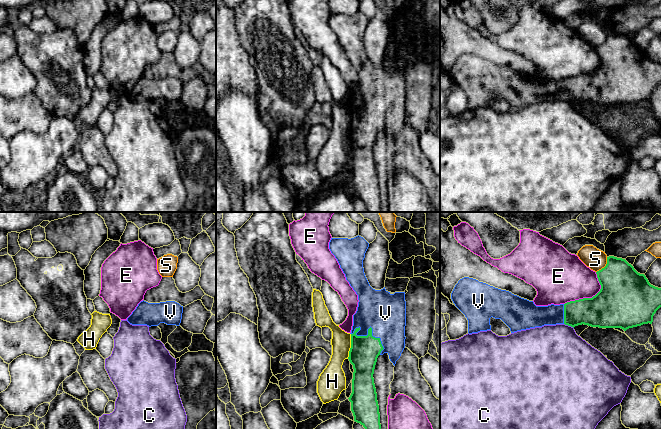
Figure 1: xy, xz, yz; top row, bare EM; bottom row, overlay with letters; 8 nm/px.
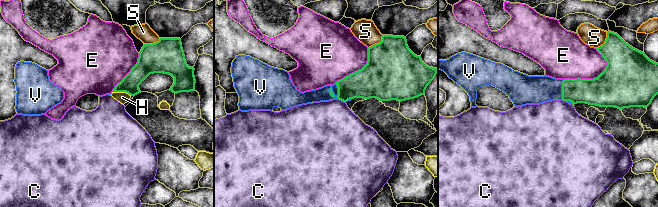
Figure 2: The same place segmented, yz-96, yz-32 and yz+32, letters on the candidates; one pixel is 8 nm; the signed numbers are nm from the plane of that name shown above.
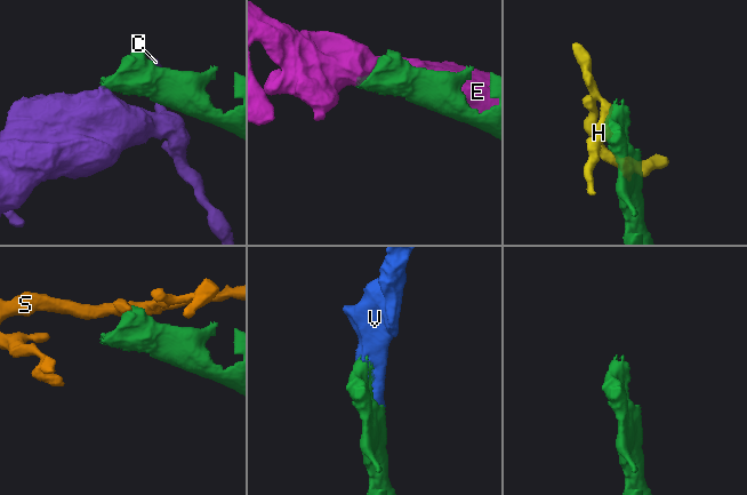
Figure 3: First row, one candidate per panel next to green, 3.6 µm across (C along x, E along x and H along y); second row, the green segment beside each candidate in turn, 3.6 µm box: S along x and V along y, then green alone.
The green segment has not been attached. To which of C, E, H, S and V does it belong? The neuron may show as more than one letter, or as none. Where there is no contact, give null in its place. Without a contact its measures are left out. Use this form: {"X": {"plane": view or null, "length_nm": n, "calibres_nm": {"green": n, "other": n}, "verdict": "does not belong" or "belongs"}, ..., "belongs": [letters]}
{"C": {"plane": "yz", "length_nm": 90, "calibres_nm": {"green": 240, "other": 460}, "verdict": "does not belong"}, "E": {"plane": "yz", "length_nm": 380, "calibres_nm": {"green": 400, "other": 380}, "verdict": "does not belong"}, "H": {"plane": "xz", "length_nm": 200, "calibres_nm": {"green": 240, "other": 160}, "verdict": "does not belong"}, "S": {"plane": "yz", "length_nm": 160, "calibres_nm": {"green": 380, "other": 170}, "verdict": "does not belong"}, "V": {"plane": "xz", "length_nm": 300, "calibres_nm": {"green": 240, "other": 320}, "verdict": "belongs"}, "belongs": ["V"]}

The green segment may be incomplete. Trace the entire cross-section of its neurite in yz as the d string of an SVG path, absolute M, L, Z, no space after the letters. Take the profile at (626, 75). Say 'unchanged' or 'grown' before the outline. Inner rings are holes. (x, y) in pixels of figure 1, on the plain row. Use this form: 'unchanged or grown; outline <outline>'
grown; outline M614 32L607 33L607 40L596 48L601 61L600 67L592 74L583 74L560 81L536 82L533 77L521 74L509 67L501 66L476 55L464 53L455 61L451 75L455 82L465 91L468 96L468 109L491 106L490 94L501 95L511 109L544 101L565 100L571 103L588 101L599 104L621 104L626 107L629 104L652 100L653 92L661 83L661 64L651 61L644 50L638 49L625 35Z

